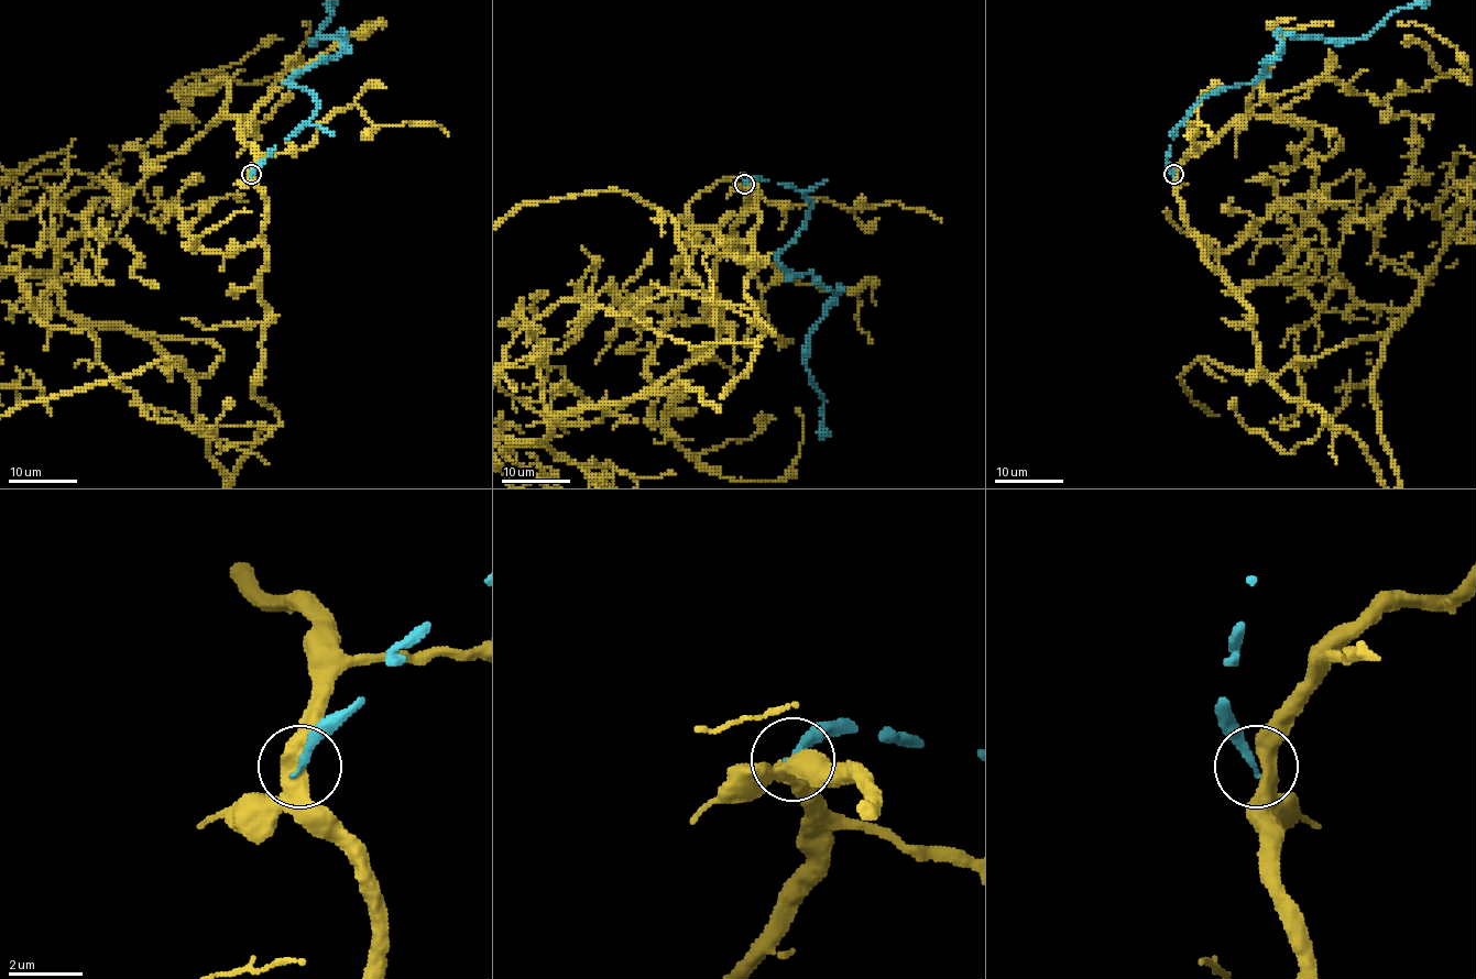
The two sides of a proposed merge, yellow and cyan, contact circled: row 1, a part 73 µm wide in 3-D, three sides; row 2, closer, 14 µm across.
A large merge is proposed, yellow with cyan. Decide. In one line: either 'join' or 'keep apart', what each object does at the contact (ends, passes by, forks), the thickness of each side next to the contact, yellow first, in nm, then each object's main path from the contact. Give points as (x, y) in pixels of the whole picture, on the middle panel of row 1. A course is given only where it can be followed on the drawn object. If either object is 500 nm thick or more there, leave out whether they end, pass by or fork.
keep apart; yellow passes by; cyan ends; calibres 480 and 220 nm; course yellow (745, 185), (771, 333), (718, 409), (642, 394), (715, 326), (633, 195), (521, 204); course cyan (745, 185), (767, 179), (807, 198), (810, 212), (777, 261), (838, 286), (804, 362), (824, 402), (821, 438)

